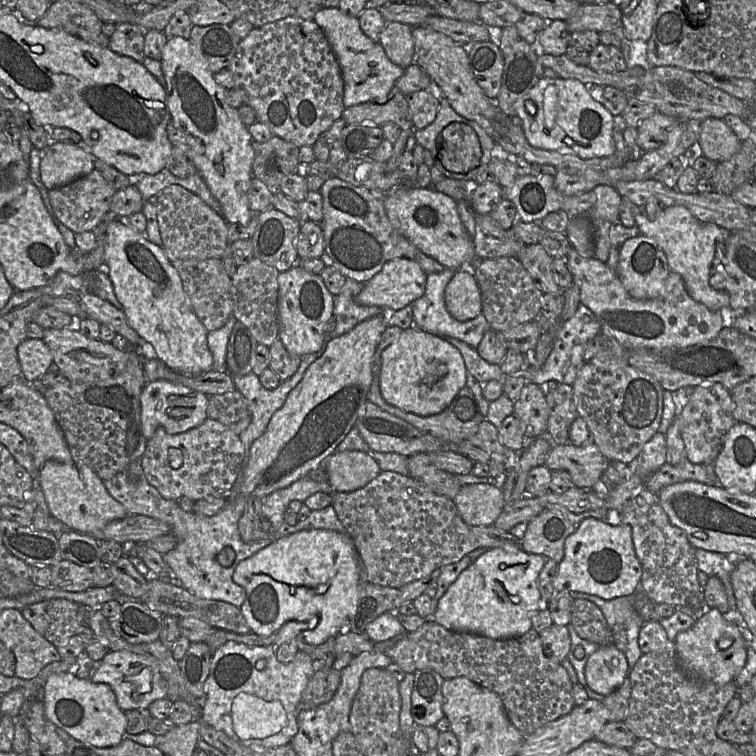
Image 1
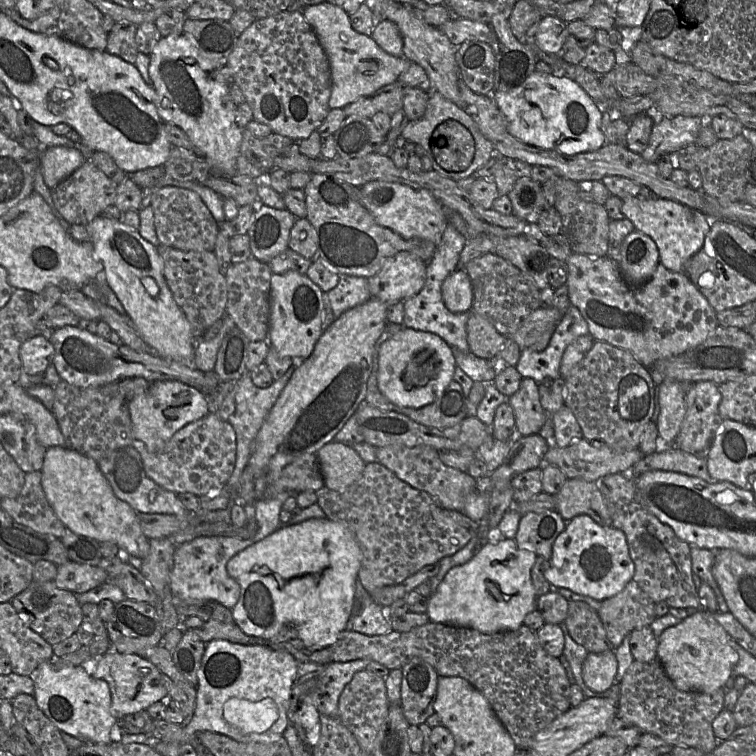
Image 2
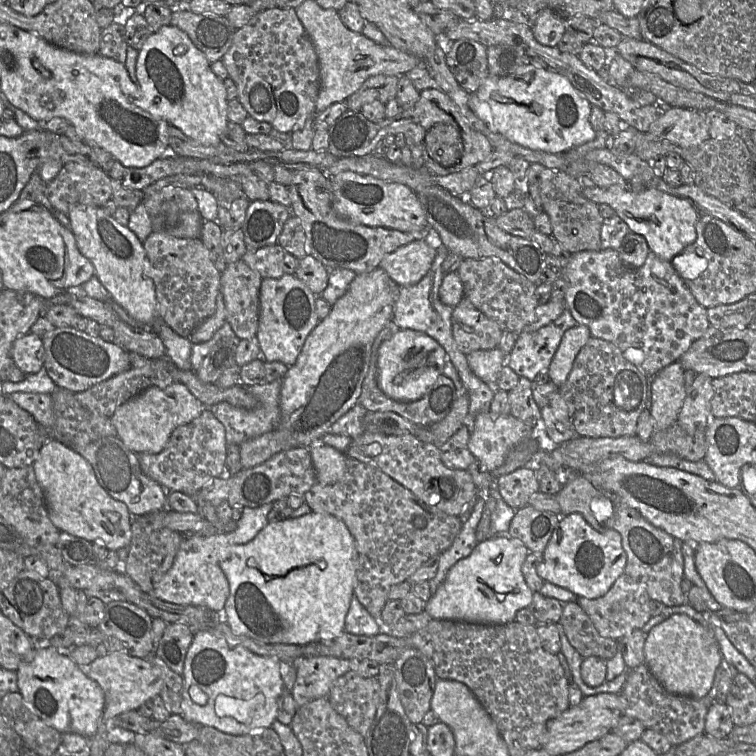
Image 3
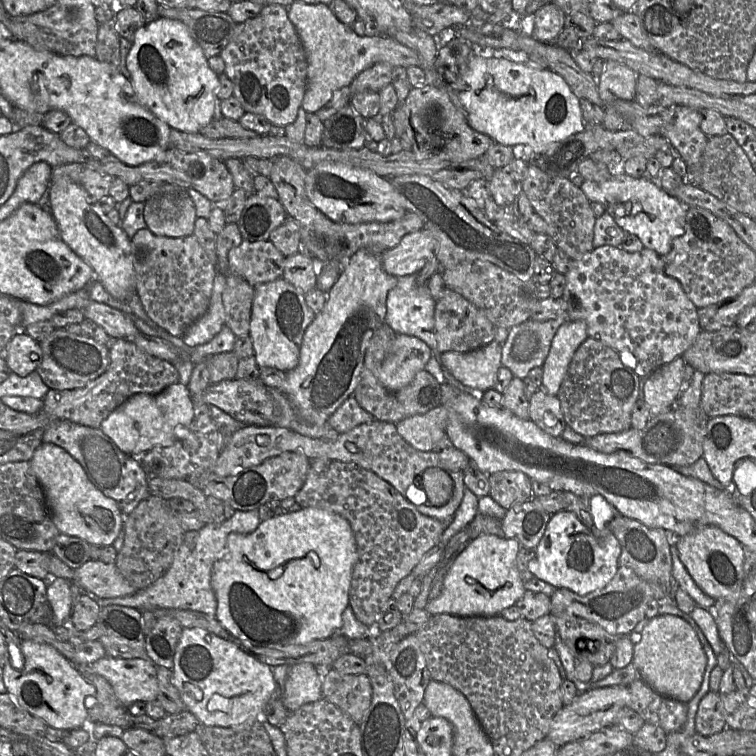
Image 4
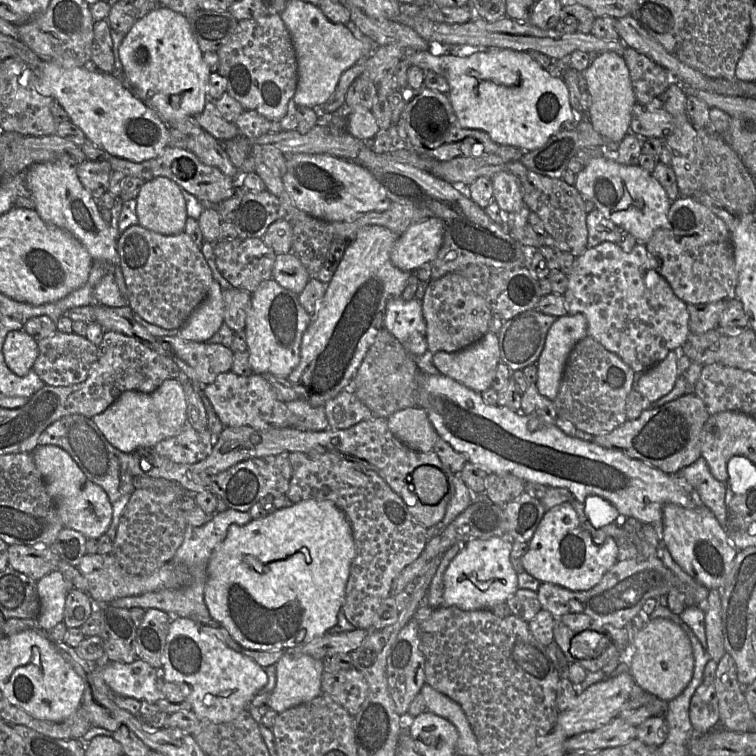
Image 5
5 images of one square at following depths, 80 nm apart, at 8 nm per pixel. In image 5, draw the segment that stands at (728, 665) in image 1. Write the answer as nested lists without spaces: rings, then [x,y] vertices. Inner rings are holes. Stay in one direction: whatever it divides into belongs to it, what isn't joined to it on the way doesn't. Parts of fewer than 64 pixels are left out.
[[[663,618],[651,619],[633,636],[630,644],[630,672],[636,684],[645,692],[663,701],[670,701],[689,685],[695,659],[691,641],[679,625]]]

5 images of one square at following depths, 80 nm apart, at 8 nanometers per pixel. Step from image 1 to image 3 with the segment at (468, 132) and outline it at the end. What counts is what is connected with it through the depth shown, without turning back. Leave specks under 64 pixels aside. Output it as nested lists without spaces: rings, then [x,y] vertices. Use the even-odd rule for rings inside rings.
[[[448,123],[434,125],[425,136],[426,151],[438,164],[451,167],[463,155],[464,144],[460,131]]]

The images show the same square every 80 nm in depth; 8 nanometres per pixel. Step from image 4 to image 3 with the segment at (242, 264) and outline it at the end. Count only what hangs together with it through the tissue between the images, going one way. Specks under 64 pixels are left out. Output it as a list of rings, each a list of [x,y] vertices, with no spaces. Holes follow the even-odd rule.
[[[278,244],[247,250],[241,260],[262,279],[294,275],[299,265],[299,259]]]

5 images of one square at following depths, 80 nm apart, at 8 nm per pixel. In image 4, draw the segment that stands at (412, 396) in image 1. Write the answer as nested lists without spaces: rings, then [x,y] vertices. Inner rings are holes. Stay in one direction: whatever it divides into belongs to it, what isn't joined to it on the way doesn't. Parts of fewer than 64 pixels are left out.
[[[397,334],[379,370],[379,380],[390,390],[399,390],[412,382],[416,374],[425,370],[432,349],[422,339]]]

